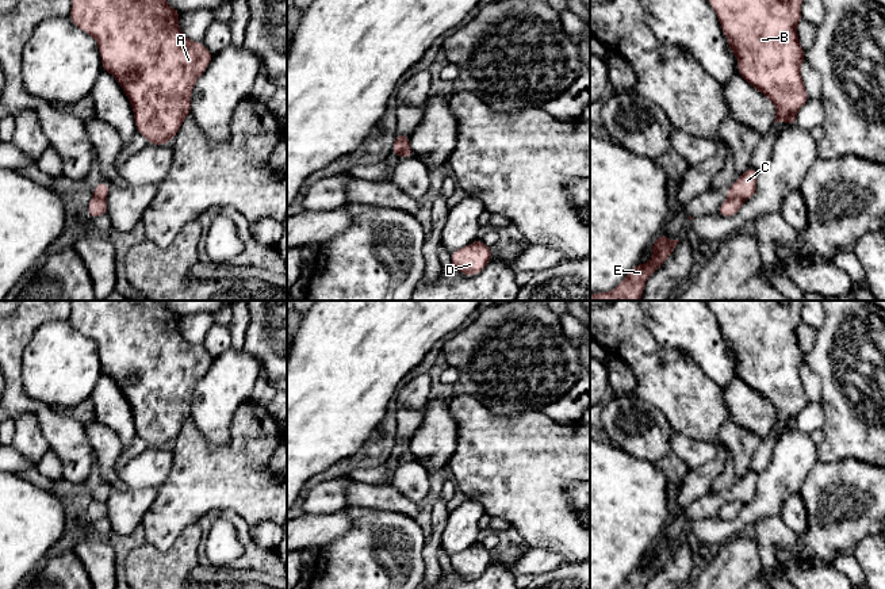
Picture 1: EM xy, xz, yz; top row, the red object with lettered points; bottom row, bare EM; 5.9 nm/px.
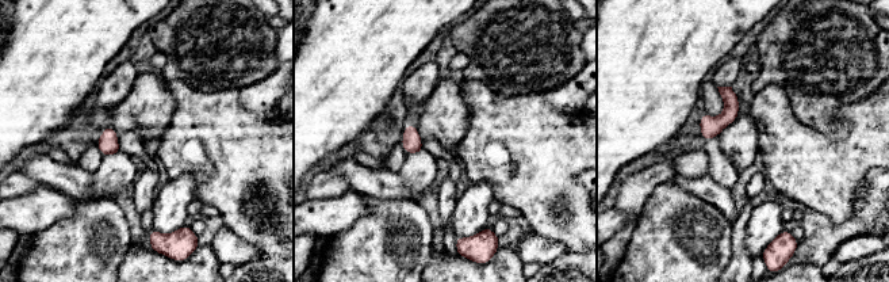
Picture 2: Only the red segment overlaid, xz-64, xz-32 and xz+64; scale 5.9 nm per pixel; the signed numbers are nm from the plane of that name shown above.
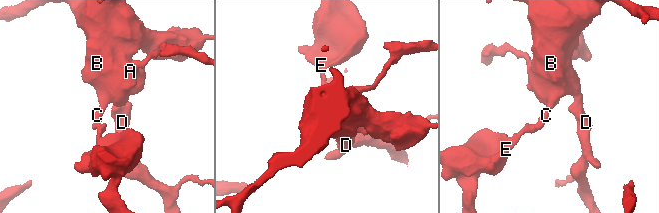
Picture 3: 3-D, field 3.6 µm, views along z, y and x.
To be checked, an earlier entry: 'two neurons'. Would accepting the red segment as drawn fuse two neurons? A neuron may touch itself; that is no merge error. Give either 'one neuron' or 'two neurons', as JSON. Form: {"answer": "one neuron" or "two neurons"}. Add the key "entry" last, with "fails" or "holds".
{"answer": "two neurons", "entry": "holds"}

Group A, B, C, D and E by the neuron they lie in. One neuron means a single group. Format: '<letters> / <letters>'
A B C D / E

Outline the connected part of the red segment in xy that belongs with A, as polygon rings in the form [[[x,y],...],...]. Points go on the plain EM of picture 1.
[[[72,301],[70,324],[97,345],[103,375],[115,380],[134,414],[135,433],[150,448],[164,448],[180,433],[191,417],[191,397],[198,382],[212,364],[203,347],[188,343],[179,330],[180,315],[165,301]]]

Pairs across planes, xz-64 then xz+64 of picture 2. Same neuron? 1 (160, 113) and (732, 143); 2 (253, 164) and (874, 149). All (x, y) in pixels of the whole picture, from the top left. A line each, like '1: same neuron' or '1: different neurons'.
1: same neuron
2: same neuron

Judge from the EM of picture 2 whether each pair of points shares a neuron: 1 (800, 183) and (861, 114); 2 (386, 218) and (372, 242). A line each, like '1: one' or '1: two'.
1: one
2: one

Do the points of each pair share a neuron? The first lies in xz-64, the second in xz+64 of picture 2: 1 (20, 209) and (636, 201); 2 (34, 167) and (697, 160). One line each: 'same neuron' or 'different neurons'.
1: different neurons
2: different neurons

